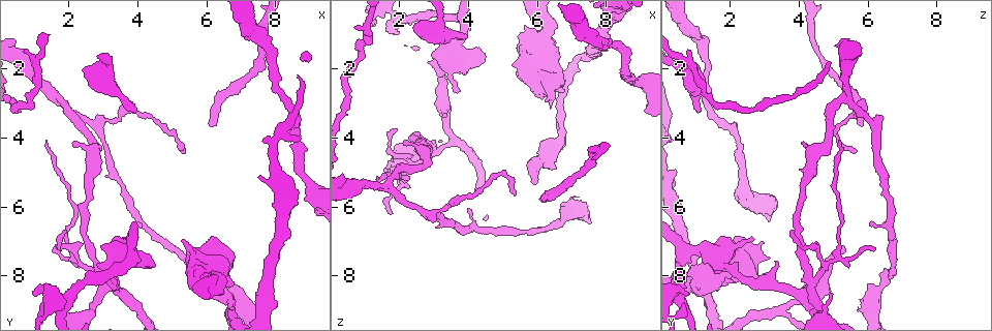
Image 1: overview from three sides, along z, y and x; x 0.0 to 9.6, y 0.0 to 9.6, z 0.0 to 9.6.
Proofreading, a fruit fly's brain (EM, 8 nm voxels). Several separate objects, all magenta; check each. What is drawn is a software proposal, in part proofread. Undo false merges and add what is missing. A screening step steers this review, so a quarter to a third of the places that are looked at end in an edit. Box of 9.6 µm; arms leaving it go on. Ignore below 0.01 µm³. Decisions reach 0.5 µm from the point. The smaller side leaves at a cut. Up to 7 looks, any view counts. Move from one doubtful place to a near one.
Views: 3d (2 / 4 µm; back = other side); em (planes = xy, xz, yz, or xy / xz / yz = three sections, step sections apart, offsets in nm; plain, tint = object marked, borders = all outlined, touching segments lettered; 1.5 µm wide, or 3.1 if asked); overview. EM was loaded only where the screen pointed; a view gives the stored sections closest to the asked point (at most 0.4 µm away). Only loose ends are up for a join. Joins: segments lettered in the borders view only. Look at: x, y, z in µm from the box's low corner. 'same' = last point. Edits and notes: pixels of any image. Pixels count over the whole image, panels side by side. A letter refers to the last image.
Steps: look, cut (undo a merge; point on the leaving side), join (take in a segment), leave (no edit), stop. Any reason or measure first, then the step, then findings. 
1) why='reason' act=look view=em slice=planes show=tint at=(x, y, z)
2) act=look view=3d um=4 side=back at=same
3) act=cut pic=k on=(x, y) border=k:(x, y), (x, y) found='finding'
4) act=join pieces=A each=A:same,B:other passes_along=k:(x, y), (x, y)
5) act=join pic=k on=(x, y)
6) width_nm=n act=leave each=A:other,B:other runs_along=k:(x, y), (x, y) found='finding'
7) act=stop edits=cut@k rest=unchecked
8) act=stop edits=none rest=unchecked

act=look view=3d um=2 at=(1.40, 4.15, 5.15)

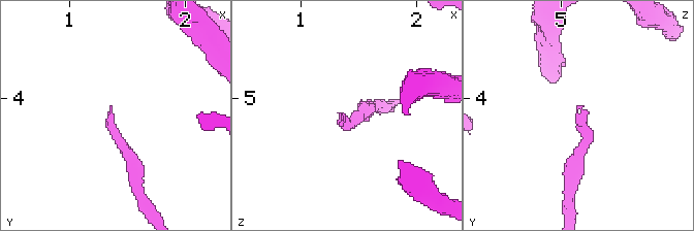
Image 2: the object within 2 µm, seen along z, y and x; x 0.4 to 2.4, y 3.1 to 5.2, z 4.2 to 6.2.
act=look view=em slice=xy step=4 show=tint at=(1.38, 4.10, 5.14)

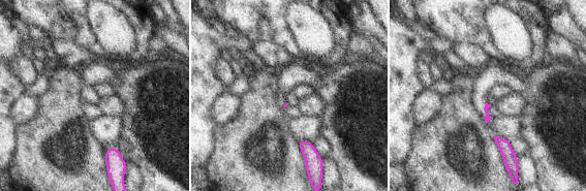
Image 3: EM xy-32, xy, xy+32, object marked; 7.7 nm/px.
act=look view=em slice=planes show=borders at=same

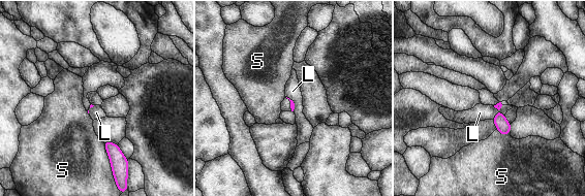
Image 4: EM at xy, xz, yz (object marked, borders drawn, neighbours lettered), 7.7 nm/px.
longest_contact=S:220nm act=leave each=L:other,S:other found='none of them fits'

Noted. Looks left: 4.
why='four or more arms meet' act=look view=em slice=planes show=borders at=(3.05, 8.35, 4.35)

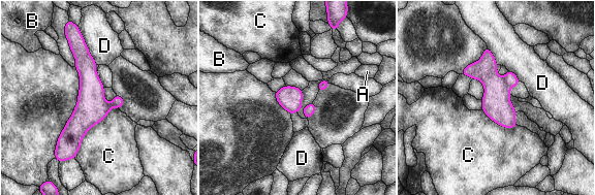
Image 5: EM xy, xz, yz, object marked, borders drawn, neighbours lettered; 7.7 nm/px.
act=cut pic=5 on=(510, 78) each=A:other,B:other,C:other,D:other found='two neurons meet here'

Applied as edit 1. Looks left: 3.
act=stop edits=cut@5 rest=unchecked

